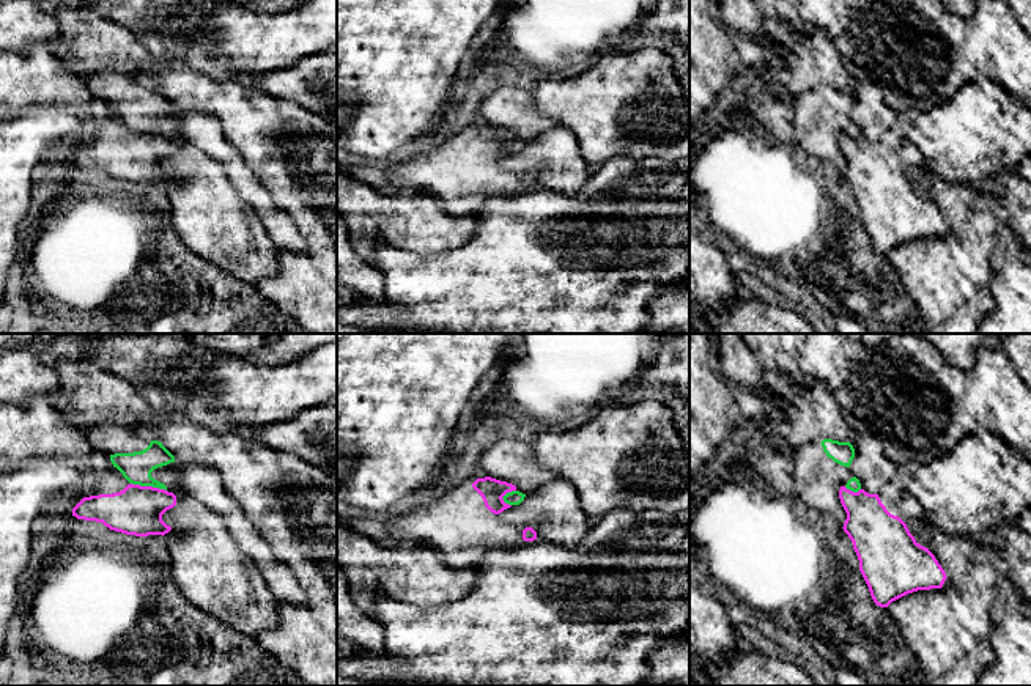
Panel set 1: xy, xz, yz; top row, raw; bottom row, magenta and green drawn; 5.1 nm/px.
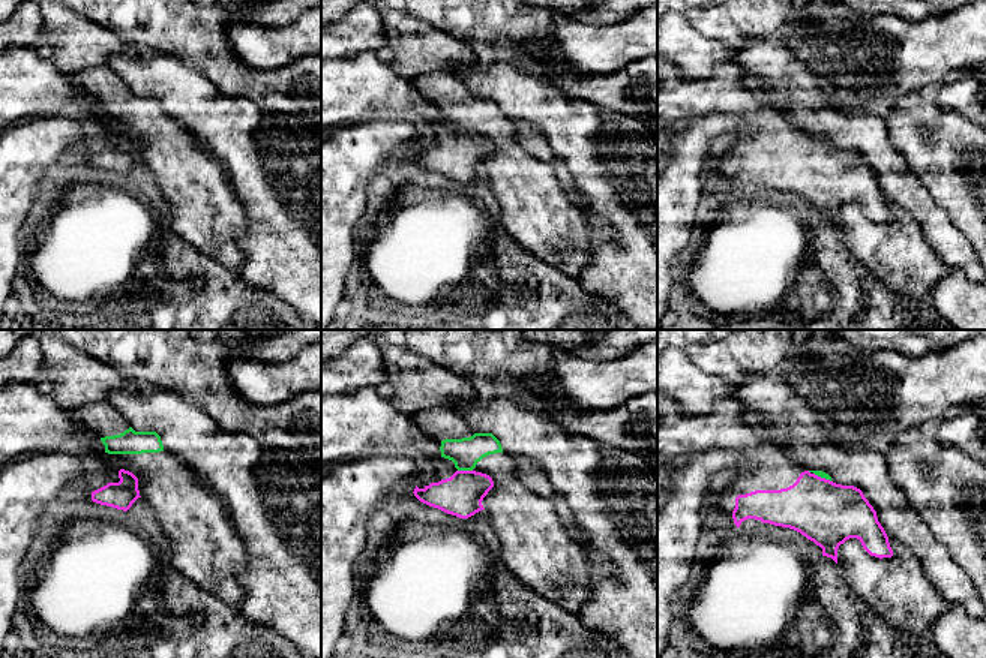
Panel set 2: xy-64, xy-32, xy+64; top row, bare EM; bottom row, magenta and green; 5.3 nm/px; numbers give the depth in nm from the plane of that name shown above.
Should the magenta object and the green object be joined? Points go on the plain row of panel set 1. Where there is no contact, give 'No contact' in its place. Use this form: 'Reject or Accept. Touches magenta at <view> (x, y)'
Reject. Touches magenta at xy (148, 134)

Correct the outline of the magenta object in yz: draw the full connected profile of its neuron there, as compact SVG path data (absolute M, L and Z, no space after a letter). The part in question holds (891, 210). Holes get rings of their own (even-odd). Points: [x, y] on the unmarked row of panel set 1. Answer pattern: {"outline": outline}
{"outline": "M905 110L878 142L839 137L847 160L842 176L880 255L918 238L949 238L952 233L935 203L915 187L905 172L910 167L919 178L924 175L922 154L907 140L911 126L913 113Z"}

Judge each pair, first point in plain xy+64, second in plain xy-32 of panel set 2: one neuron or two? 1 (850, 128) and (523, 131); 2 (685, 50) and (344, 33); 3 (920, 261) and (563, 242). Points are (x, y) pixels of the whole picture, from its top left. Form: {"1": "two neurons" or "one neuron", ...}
{"1": "one neuron", "2": "one neuron", "3": "one neuron"}

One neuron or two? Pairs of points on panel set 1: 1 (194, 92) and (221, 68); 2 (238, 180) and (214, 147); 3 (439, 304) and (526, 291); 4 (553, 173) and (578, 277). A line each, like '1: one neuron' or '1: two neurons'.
1: two neurons
2: one neuron
3: one neuron
4: two neurons

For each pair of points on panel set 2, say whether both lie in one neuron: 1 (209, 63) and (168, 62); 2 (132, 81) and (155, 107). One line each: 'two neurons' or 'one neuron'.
1: two neurons
2: two neurons

